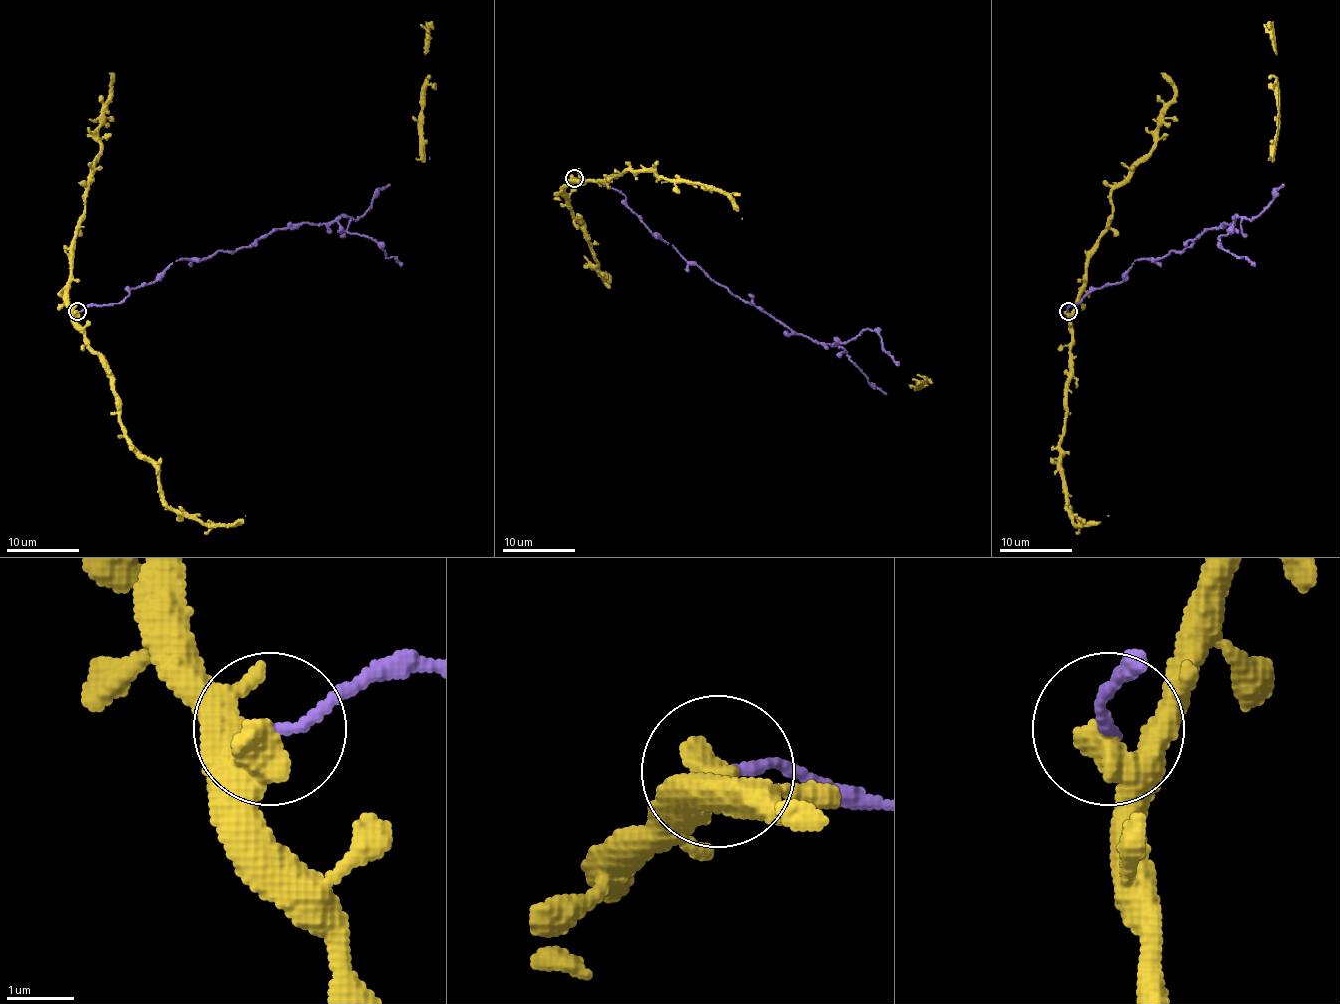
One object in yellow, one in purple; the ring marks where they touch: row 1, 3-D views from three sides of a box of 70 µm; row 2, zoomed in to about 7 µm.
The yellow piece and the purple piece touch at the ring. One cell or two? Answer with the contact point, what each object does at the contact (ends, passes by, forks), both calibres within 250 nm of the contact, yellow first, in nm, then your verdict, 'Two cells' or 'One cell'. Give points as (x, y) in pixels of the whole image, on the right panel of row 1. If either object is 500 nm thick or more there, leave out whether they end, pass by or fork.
Place: (1068, 311). At the ring yellow ends. At the ring purple ends. Thickness 480 nm (yellow) against 160 nm. Two cells

